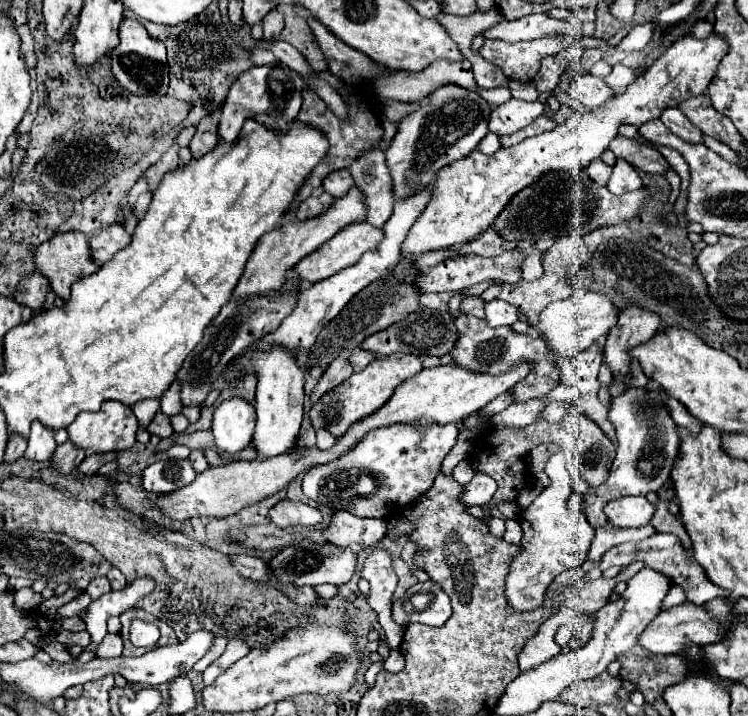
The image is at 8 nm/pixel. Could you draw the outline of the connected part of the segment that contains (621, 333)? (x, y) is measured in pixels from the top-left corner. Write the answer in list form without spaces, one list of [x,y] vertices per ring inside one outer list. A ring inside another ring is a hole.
[[[629,305],[621,311],[617,325],[609,331],[607,343],[605,343],[605,359],[613,371],[613,375],[619,381],[627,379],[629,371],[629,351],[633,345],[645,343],[655,335],[655,331],[661,325],[661,317],[653,311],[641,309],[637,305]]]

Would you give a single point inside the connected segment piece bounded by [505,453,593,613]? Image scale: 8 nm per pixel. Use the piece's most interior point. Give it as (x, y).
(554, 539)

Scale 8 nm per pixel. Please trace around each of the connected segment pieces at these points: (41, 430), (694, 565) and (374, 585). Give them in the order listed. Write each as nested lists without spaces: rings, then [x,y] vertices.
[[[39,423],[31,425],[31,435],[29,435],[29,447],[25,451],[25,459],[27,461],[47,461],[53,451],[55,451],[57,443],[53,439],[53,431],[49,431],[47,427],[41,427]]]
[[[655,533],[653,537],[643,539],[643,541],[639,541],[639,543],[621,543],[621,545],[611,547],[611,549],[601,557],[601,571],[605,571],[605,569],[611,567],[611,565],[627,567],[631,561],[643,561],[647,567],[651,567],[651,569],[655,569],[655,571],[659,571],[659,573],[665,573],[665,575],[669,575],[669,577],[673,577],[673,581],[685,589],[687,601],[693,601],[693,603],[697,603],[697,605],[709,603],[709,601],[713,601],[713,599],[717,599],[717,597],[721,597],[721,599],[729,599],[729,597],[731,597],[727,589],[721,589],[721,587],[713,585],[713,583],[707,579],[703,567],[701,567],[693,557],[685,555],[683,543],[681,543],[679,537],[673,535],[673,533]]]
[[[375,549],[365,561],[361,577],[366,579],[371,586],[367,601],[377,613],[378,621],[385,631],[390,648],[399,649],[404,632],[391,617],[391,599],[398,583],[391,556],[381,549]]]

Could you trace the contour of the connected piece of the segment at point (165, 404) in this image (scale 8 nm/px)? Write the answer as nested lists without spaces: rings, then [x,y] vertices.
[[[175,379],[169,389],[161,396],[160,410],[164,414],[172,416],[181,412],[183,407],[180,399],[181,388],[180,382]]]

